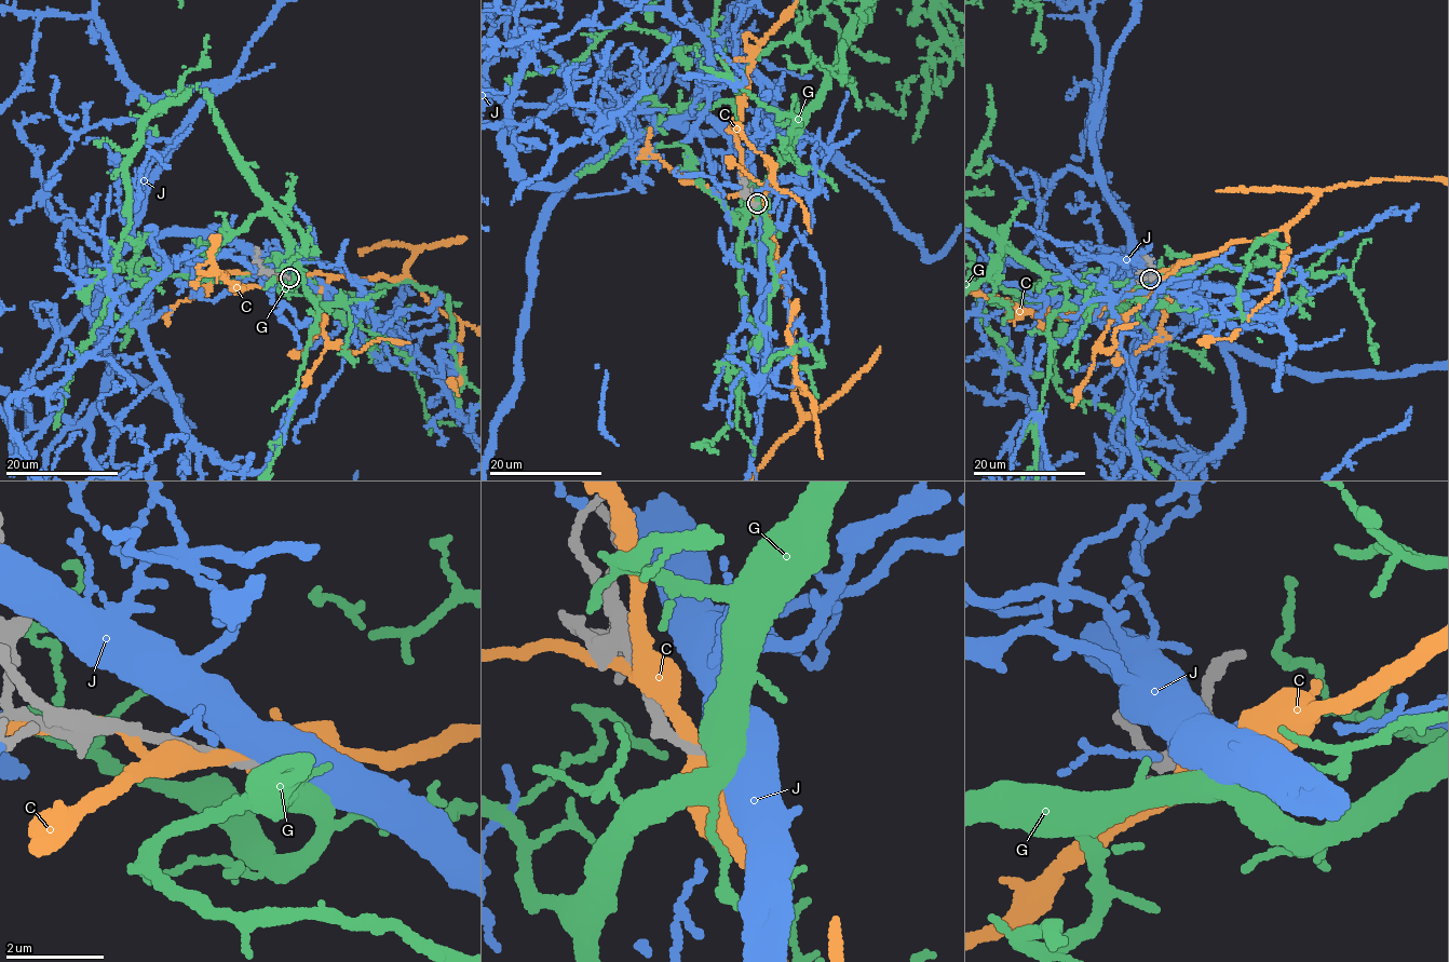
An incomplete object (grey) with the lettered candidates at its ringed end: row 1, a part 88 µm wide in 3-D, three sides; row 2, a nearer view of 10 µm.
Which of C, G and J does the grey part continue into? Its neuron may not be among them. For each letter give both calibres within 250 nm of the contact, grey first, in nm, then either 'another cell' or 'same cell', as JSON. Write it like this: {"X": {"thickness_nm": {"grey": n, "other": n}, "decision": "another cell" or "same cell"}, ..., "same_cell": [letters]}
{"C": {"thickness_nm": {"grey": 240, "other": 460}, "decision": "another cell"}, "G": {"thickness_nm": {"grey": 170, "other": 500}, "decision": "same cell"}, "J": {"thickness_nm": {"grey": 200, "other": 440}, "decision": "another cell"}, "same_cell": ["G"]}

